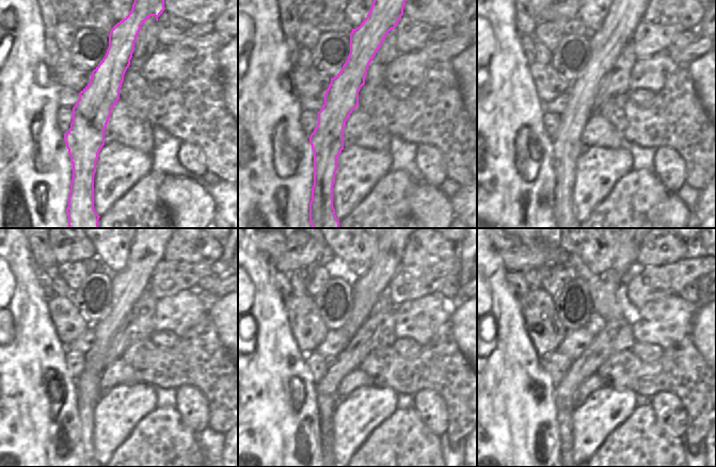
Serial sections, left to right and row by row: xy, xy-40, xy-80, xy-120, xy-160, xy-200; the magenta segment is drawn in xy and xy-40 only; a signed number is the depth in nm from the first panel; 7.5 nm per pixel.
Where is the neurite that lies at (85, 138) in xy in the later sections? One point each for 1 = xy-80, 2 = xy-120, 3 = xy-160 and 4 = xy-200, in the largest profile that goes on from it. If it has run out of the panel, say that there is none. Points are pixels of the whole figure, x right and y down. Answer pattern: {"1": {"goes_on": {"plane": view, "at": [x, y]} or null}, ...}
{"1": {"goes_on": {"plane": "xy-80", "at": [626, 11]}}, "2": {"goes_on": {"plane": "xy-120", "at": [147, 250]}}, "3": {"goes_on": {"plane": "xy-160", "at": [368, 288]}}, "4": {"goes_on": {"plane": "xy-200", "at": [626, 253]}}}

